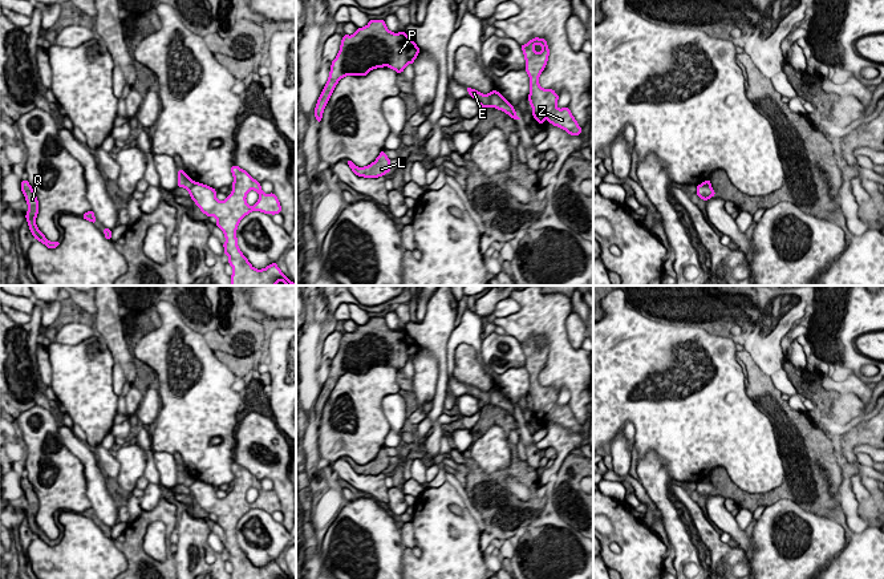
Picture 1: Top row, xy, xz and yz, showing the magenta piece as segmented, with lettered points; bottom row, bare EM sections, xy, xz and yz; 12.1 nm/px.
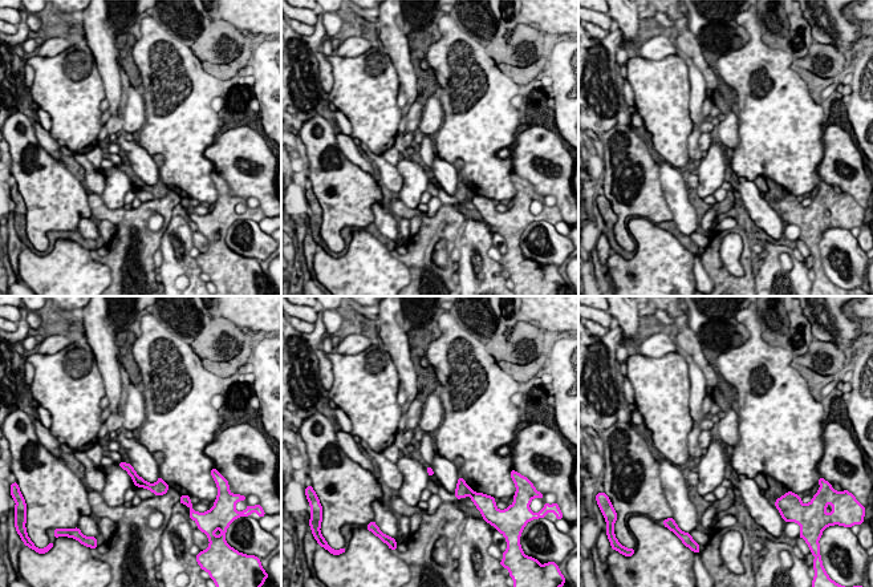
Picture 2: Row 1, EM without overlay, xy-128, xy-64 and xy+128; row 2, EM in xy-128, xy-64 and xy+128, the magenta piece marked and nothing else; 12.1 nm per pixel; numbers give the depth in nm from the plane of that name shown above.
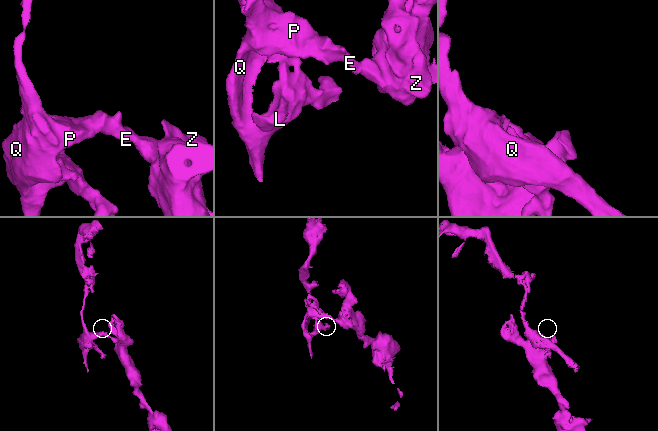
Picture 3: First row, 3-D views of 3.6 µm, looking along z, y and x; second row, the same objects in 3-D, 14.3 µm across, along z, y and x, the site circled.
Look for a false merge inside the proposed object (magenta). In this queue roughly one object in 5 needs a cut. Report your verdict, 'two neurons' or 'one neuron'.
two neurons

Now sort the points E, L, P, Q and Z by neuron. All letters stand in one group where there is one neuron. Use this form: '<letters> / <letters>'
E L P Q / Z

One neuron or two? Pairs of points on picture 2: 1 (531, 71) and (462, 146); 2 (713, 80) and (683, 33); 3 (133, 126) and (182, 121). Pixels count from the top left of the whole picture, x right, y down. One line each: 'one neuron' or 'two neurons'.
1: two neurons
2: one neuron
3: two neurons

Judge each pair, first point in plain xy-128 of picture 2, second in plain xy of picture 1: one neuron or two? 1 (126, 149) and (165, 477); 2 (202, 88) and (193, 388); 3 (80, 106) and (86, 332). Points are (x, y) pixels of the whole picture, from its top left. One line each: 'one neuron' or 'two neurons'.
1: one neuron
2: one neuron
3: two neurons

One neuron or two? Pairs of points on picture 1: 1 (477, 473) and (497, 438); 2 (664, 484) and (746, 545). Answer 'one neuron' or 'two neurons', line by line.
1: two neurons
2: two neurons

